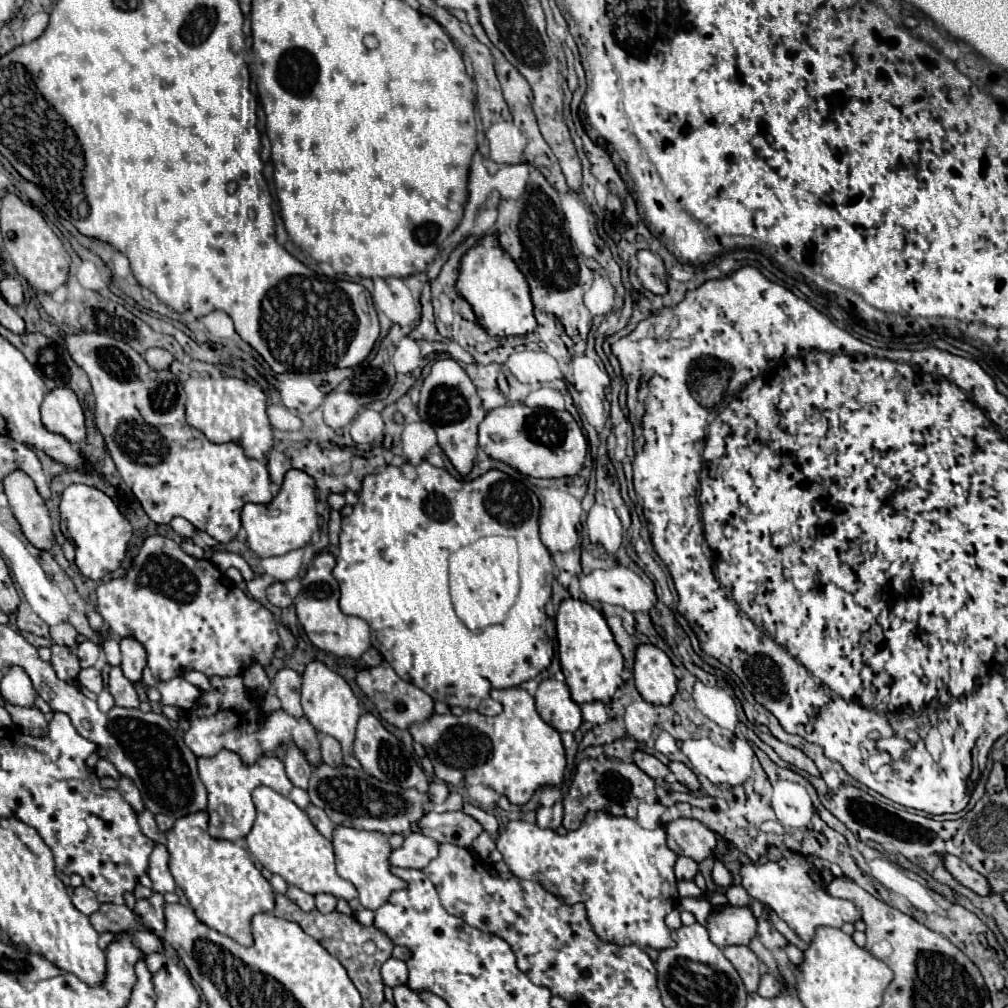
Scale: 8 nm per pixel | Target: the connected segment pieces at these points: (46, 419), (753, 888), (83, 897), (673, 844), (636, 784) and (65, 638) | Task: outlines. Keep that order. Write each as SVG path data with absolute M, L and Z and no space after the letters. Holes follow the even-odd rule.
M56 388L46 394L40 412L44 428L48 432L64 436L70 444L78 444L86 438L84 412L70 388Z
M796 854L792 858L782 858L780 862L766 862L766 864L742 864L740 868L742 876L742 886L746 892L754 898L760 900L762 904L768 904L804 942L810 942L818 926L832 926L840 928L844 922L854 924L860 920L858 908L848 902L830 896L824 888L830 884L834 874L828 868L818 868L814 866L808 858ZM810 872L820 874L820 882L816 884Z
M80 886L80 888L74 890L74 894L72 894L72 904L74 904L82 914L86 914L86 916L90 916L92 912L96 912L96 910L100 908L100 902L98 902L96 894L94 894L90 888L86 888L86 886Z
M694 818L672 820L664 824L664 830L668 848L678 856L688 856L696 862L702 862L714 852L716 846L714 832Z
M586 758L578 764L572 786L568 794L564 796L564 828L576 830L586 812L590 810L602 810L612 816L626 816L636 818L636 808L640 802L654 804L656 792L654 792L654 780L644 774L636 764L626 764L614 758Z
M62 622L62 624L56 624L54 628L50 628L52 642L60 644L60 646L68 646L68 648L76 648L76 634L78 632L68 622Z

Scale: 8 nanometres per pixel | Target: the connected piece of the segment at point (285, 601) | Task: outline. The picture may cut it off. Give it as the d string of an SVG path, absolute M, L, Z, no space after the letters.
M274 582L268 590L266 590L266 596L268 596L268 602L278 606L278 608L288 608L292 604L292 598L288 596L286 592L286 586L282 582Z

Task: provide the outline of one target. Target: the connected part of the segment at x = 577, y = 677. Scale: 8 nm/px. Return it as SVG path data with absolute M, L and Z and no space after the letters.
M568 598L560 604L556 614L556 638L558 638L558 656L560 666L566 676L566 684L570 688L570 696L576 704L584 702L604 702L608 704L622 684L622 654L614 636L604 620L604 616L594 610L590 604Z

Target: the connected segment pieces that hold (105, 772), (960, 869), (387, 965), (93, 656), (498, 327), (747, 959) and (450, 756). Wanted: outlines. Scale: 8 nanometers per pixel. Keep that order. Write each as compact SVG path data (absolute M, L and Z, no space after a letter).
M100 758L94 770L96 770L96 774L98 774L100 778L104 778L104 776L110 776L110 778L114 778L114 780L118 780L118 778L120 778L120 774L116 772L116 768L114 768L106 758Z
M952 854L942 856L942 862L944 862L944 868L946 868L962 886L970 888L972 892L976 892L976 894L980 894L980 896L990 894L988 880L986 880L982 874L974 872L966 862L962 862L960 858L956 858L956 856L952 856Z
M390 958L382 964L382 982L390 988L394 986L402 986L408 982L408 968L406 968L406 962L402 960L396 960L396 958Z
M86 640L86 642L82 642L82 644L78 646L76 652L78 652L78 658L80 658L80 666L82 666L82 668L90 668L90 666L94 666L94 662L98 660L100 648L98 648L94 642Z
M484 236L464 254L460 262L460 296L472 304L480 326L492 336L528 334L536 328L526 278L520 274L510 256L498 246L496 236Z
M728 946L728 948L724 948L724 956L738 970L746 990L756 992L758 990L758 980L760 980L756 954L748 946Z
M524 688L493 689L490 696L504 708L498 716L478 712L464 712L462 716L434 714L422 724L412 724L410 734L424 746L438 780L452 786L482 784L522 806L538 788L562 782L566 768L564 746L560 734L538 716L534 698Z

